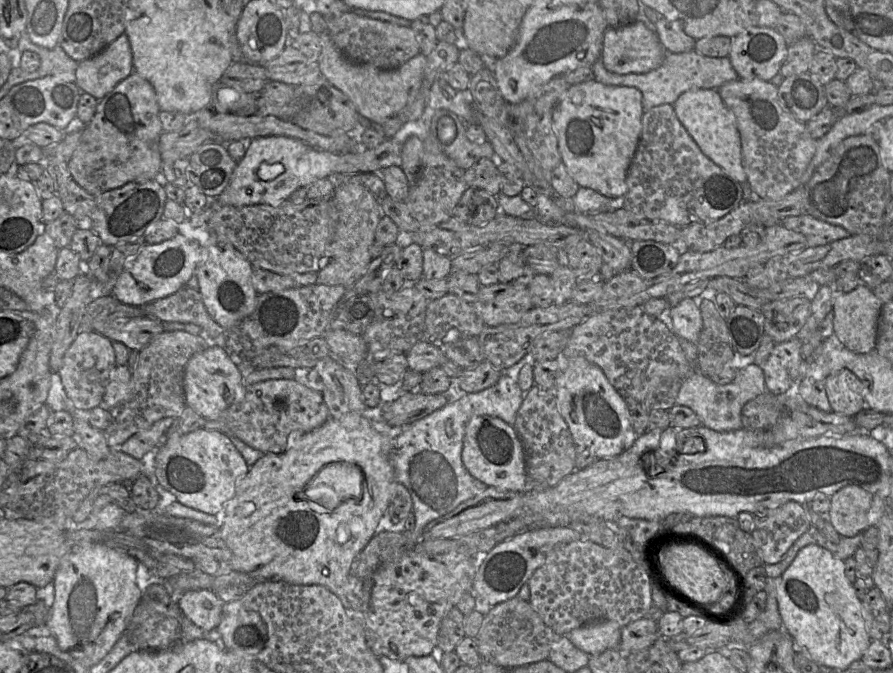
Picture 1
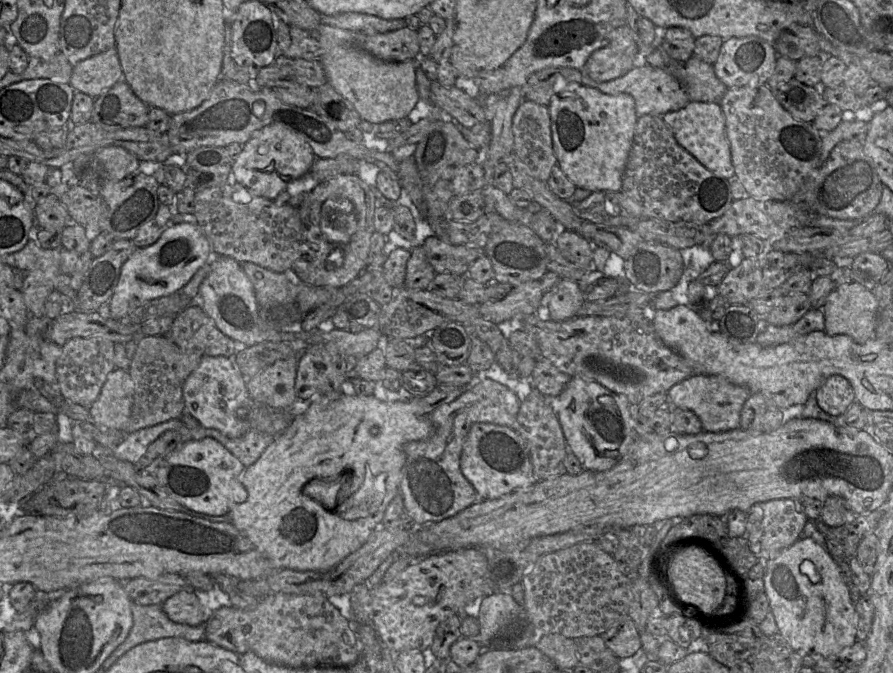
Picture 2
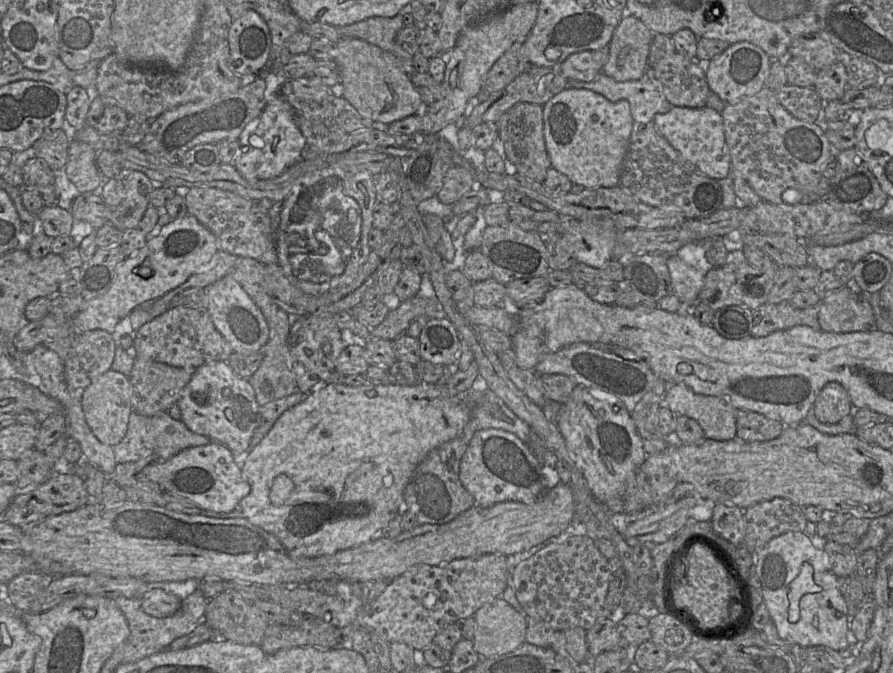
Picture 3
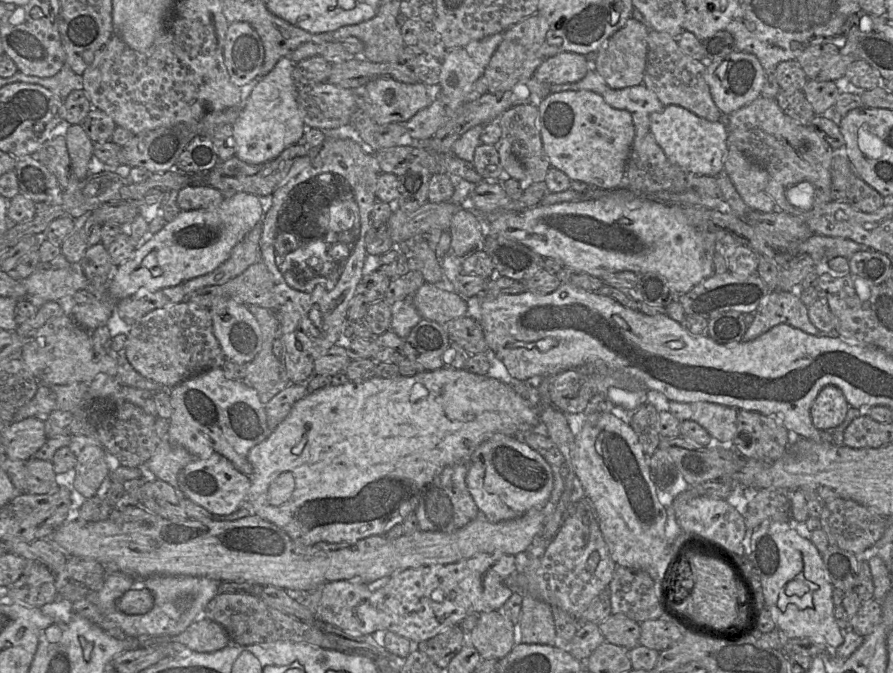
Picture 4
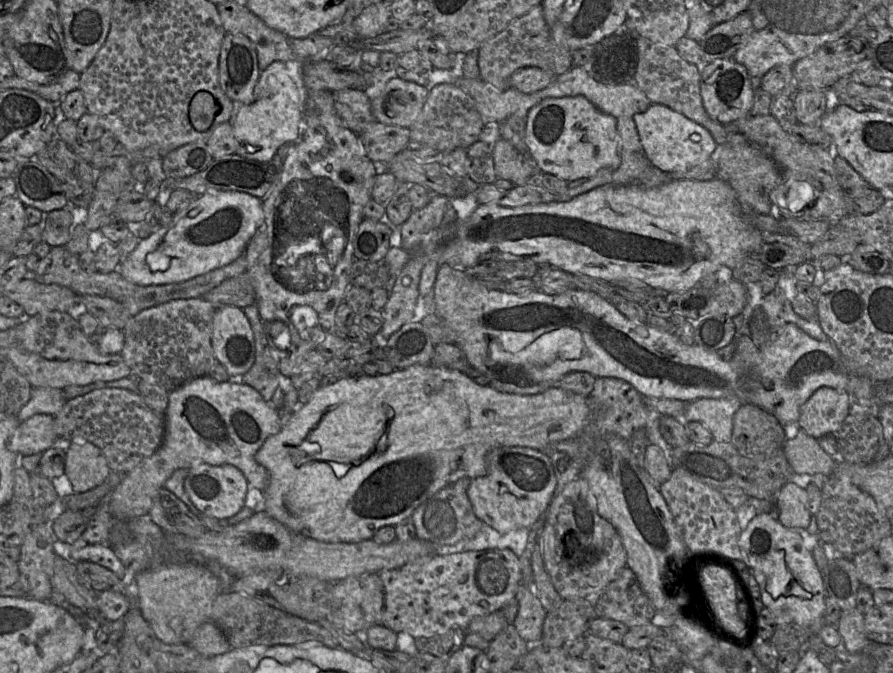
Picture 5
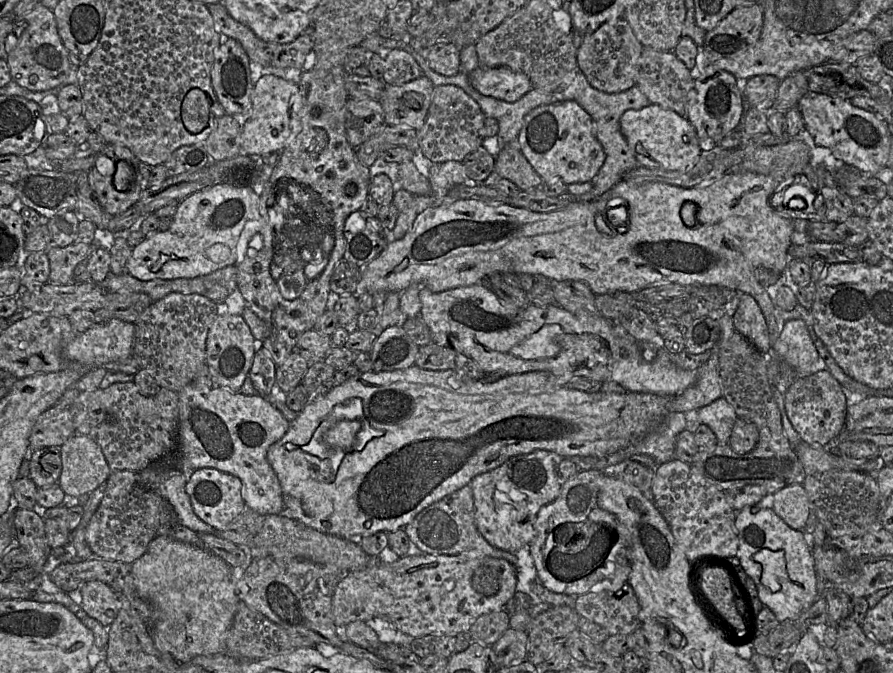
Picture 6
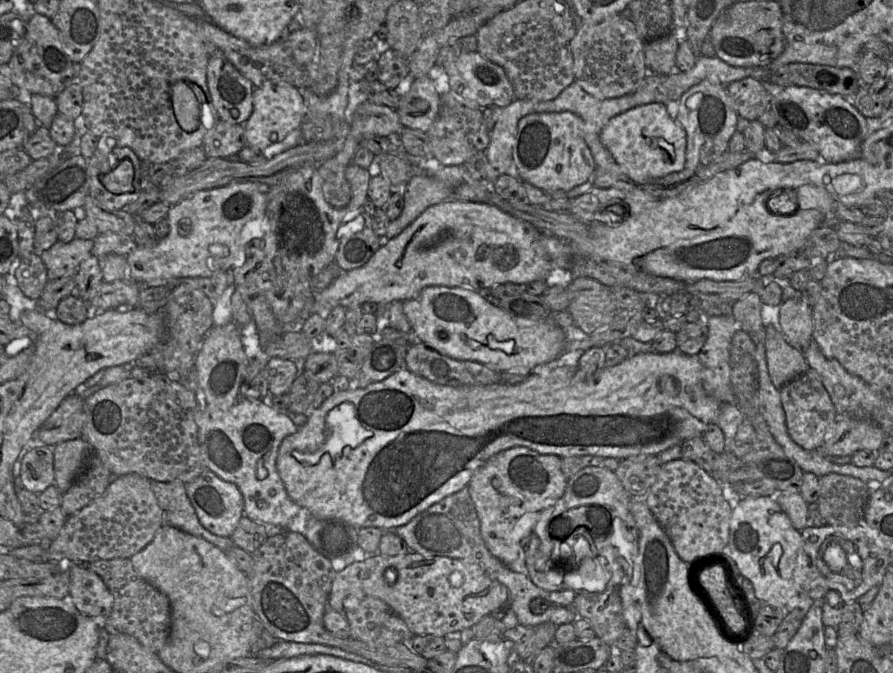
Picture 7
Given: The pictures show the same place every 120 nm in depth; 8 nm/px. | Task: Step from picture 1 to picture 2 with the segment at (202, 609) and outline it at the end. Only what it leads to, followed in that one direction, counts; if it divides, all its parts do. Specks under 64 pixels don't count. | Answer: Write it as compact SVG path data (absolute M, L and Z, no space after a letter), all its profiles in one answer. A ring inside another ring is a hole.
M181 590L175 593L162 603L162 608L173 622L190 626L203 622L203 610L194 591Z

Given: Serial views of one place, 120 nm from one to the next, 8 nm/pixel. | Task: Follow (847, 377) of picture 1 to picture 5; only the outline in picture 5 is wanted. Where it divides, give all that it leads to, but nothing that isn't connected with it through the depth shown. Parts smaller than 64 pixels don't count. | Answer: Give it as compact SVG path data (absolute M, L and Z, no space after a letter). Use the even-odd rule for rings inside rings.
M820 387L800 409L797 426L819 439L835 434L850 412L850 395L844 390Z

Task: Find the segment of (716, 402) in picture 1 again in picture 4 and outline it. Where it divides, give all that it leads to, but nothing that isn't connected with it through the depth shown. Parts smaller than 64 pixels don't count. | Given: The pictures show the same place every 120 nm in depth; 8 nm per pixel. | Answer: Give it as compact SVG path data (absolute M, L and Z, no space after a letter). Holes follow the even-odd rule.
M670 401L668 411L680 421L692 420L702 426L715 443L731 445L736 433L739 410L711 402Z

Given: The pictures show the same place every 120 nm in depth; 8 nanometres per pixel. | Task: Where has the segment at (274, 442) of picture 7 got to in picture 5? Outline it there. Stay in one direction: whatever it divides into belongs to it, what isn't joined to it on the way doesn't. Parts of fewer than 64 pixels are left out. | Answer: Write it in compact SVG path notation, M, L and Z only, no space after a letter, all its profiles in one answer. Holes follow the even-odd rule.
M204 376L190 380L169 393L168 408L165 413L165 433L162 444L150 457L123 476L122 481L110 493L110 513L117 520L131 520L147 515L159 492L171 474L180 468L207 463L211 465L231 464L245 476L250 487L264 492L269 482L269 473L255 460L255 454L266 439L278 433L284 418L279 411L266 402L252 387L238 380L218 382Z

